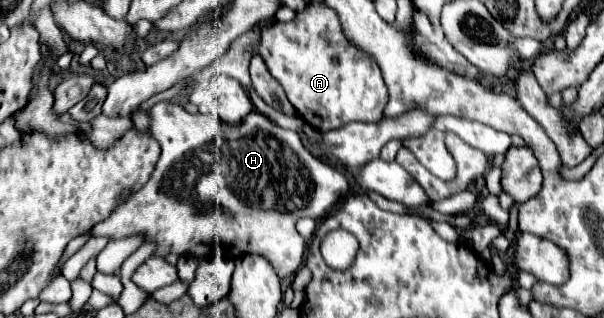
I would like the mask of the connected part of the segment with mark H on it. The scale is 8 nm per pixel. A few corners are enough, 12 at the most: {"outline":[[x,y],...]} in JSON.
{"outline":[[148,109],[160,159],[90,231],[222,239],[292,277],[348,179],[296,131]]}

